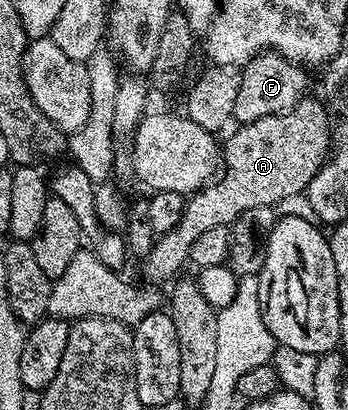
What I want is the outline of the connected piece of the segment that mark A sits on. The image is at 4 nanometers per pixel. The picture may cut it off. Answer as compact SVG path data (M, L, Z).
M310 98L299 99L298 104L283 115L260 117L260 121L235 126L235 131L227 137L226 145L224 141L224 146L221 148L220 174L186 199L186 207L182 210L177 225L168 233L157 236L152 249L144 257L146 275L150 278L147 280L151 284L162 285L165 279L173 280L179 274L177 271L182 266L187 266L193 242L208 229L229 227L236 221L236 217L240 217L240 213L248 209L256 209L256 205L274 207L288 197L305 192L312 177L316 177L319 169L326 164L332 150L332 124L330 125L330 119L326 116L326 107L320 100Z

